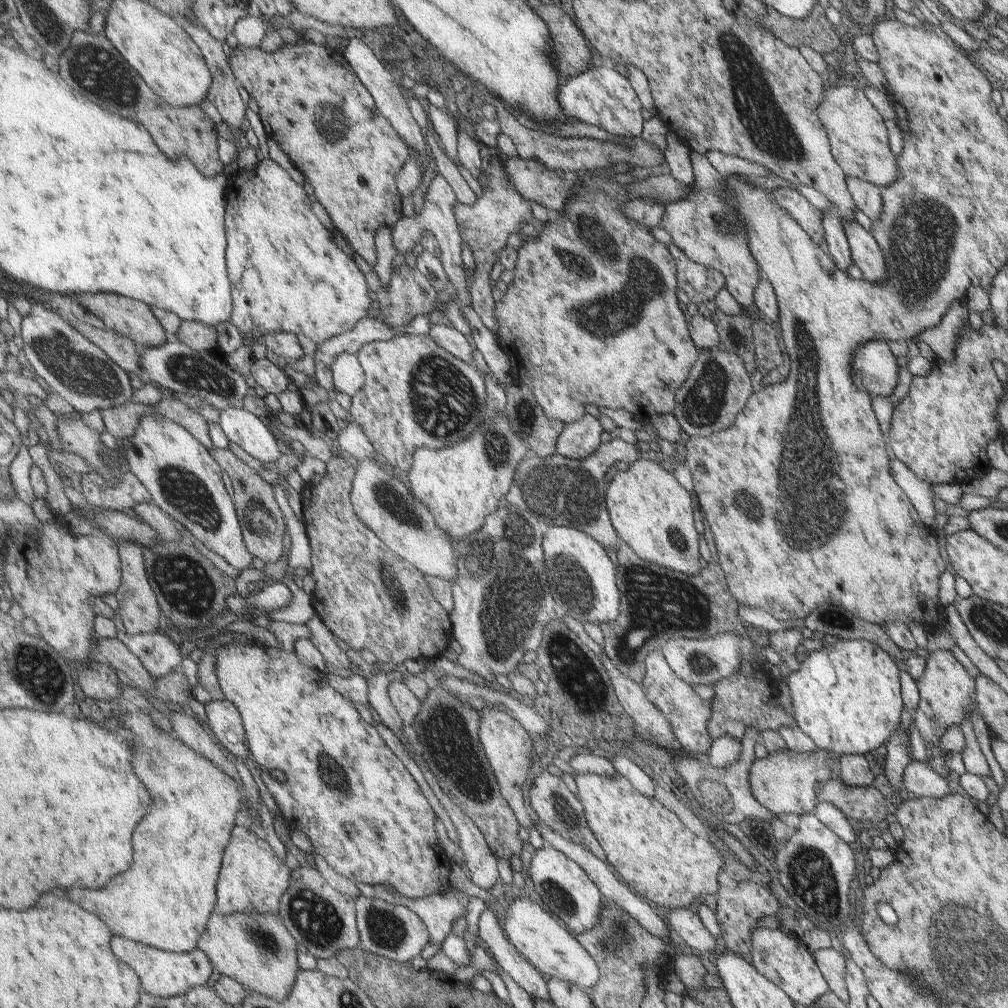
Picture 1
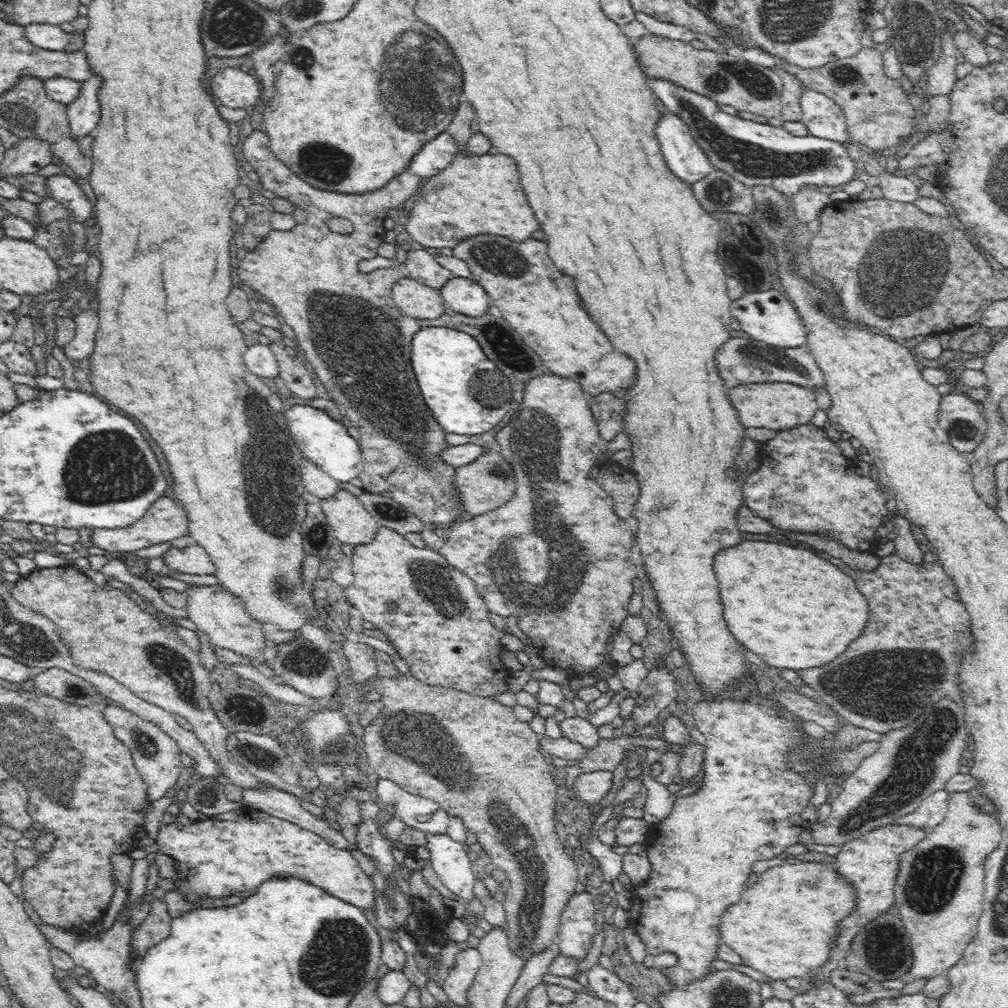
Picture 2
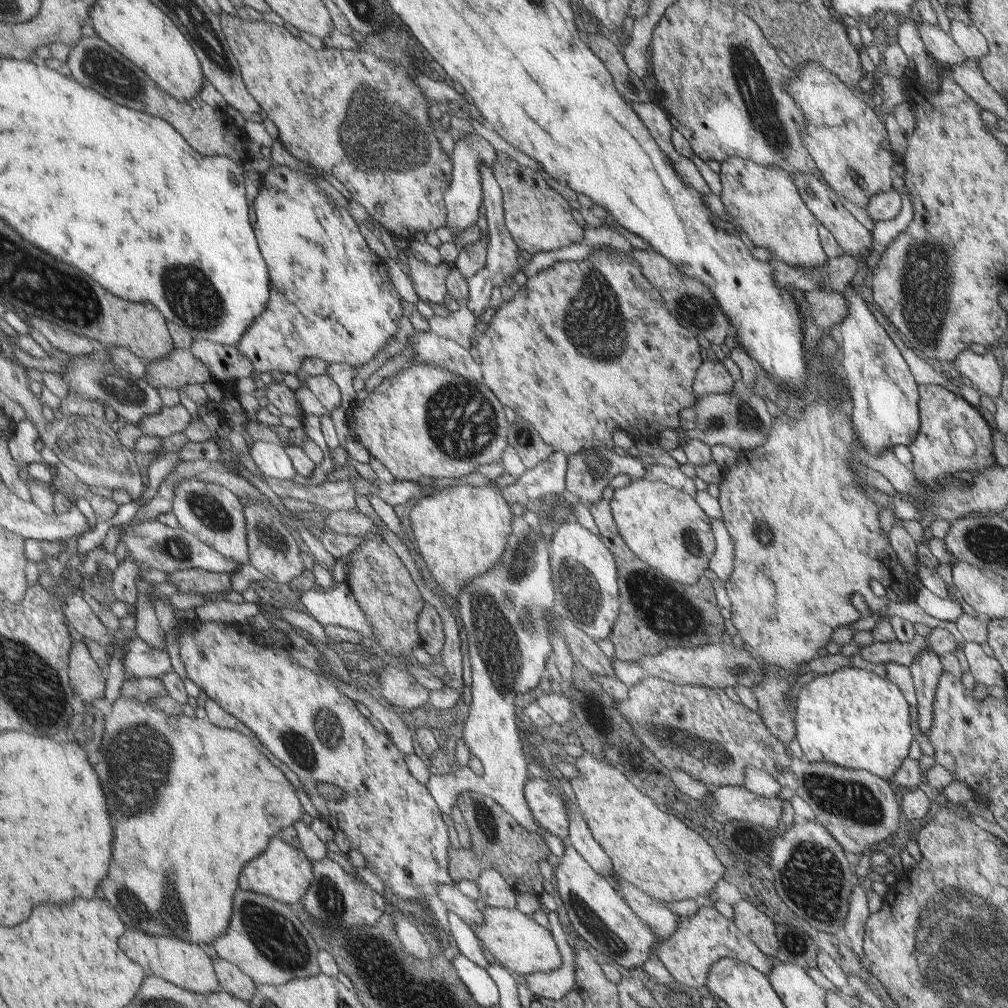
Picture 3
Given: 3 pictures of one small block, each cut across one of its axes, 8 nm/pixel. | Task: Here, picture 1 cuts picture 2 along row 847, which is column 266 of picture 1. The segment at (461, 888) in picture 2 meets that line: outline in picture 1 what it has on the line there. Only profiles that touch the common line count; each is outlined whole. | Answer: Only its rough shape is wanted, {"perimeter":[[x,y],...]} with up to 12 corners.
{"perimeter":[[225,408],[220,427],[263,465],[281,460],[276,436],[245,408]]}

